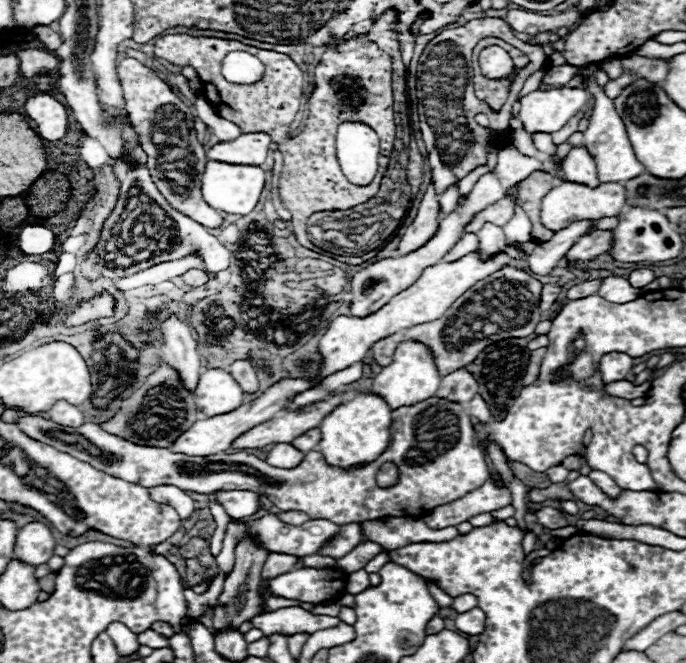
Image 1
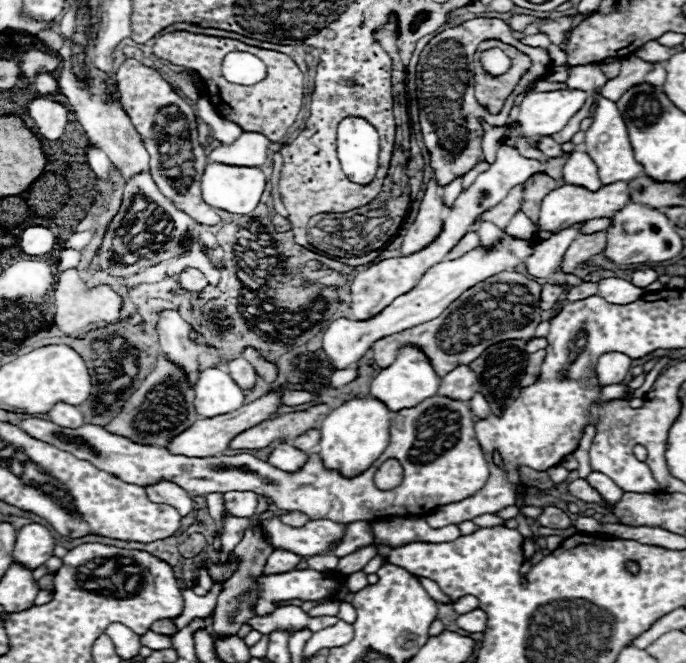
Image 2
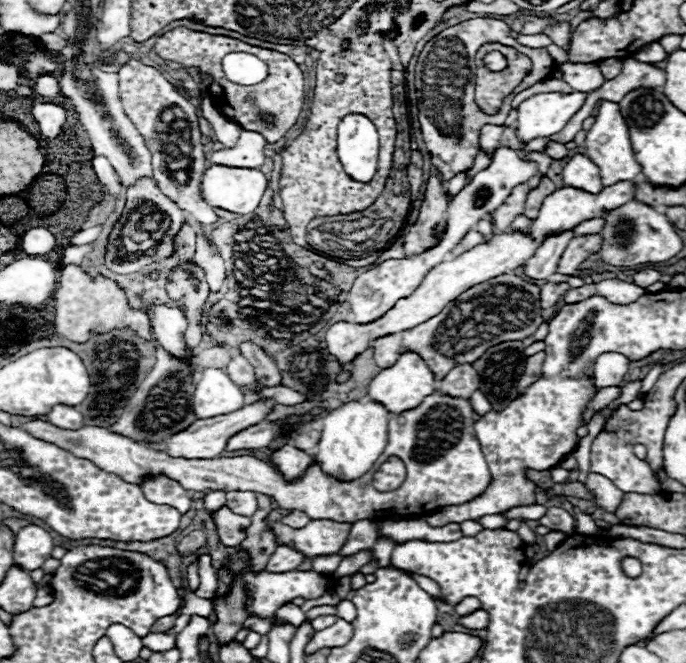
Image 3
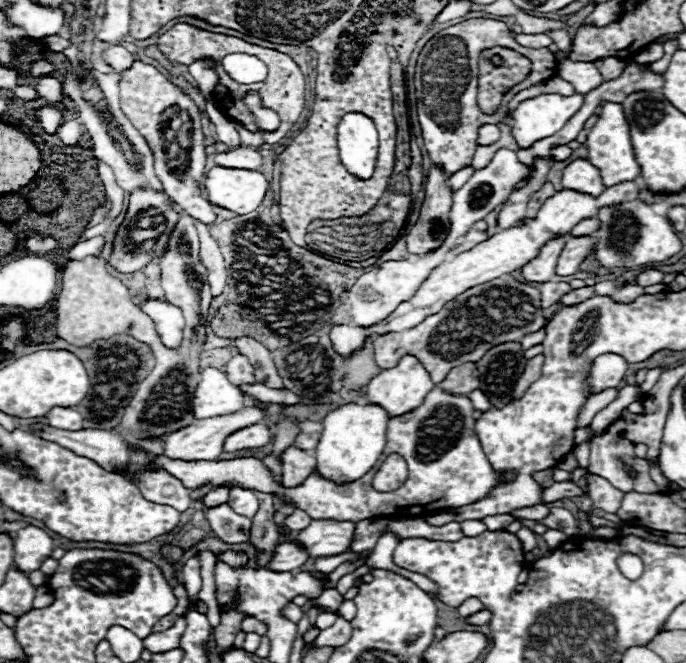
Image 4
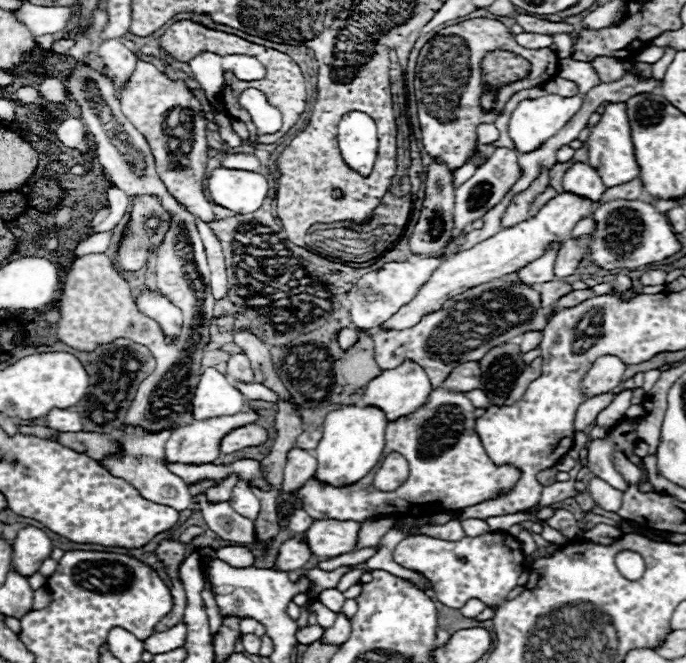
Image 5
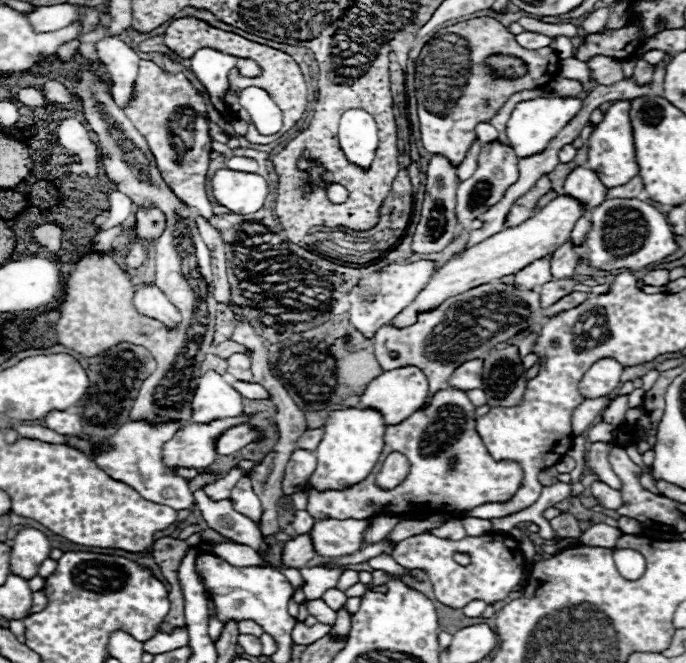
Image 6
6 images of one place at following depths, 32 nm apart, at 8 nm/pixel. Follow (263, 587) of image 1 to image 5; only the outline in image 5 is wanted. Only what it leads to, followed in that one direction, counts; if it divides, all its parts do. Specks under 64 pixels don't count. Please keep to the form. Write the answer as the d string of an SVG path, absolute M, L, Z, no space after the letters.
M294 538L294 540L286 540L280 548L278 548L278 558L274 562L276 570L300 570L308 560L312 558L312 552L308 550L306 542L302 538Z

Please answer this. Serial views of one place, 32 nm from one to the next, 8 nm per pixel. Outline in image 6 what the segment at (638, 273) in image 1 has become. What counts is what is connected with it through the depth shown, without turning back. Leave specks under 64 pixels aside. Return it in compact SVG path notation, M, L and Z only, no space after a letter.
M650 270L644 274L642 282L650 284L650 286L666 286L668 284L668 270Z

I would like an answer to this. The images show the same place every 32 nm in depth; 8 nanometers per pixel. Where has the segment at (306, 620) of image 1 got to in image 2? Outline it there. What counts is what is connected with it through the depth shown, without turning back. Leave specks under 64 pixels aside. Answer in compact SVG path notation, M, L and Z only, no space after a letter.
M282 606L268 616L254 616L248 620L248 624L262 634L270 634L274 630L298 632L304 628L318 632L334 626L336 622L338 622L336 616L308 616L308 612L304 612L300 606Z

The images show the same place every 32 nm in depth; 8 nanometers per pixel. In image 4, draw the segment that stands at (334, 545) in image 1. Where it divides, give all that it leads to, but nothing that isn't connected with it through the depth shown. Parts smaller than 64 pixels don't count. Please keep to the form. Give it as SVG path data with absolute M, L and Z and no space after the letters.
M378 518L378 520L364 520L358 522L354 528L354 538L348 548L348 552L362 552L362 550L372 550L376 540L382 536L384 526L388 524L388 518Z

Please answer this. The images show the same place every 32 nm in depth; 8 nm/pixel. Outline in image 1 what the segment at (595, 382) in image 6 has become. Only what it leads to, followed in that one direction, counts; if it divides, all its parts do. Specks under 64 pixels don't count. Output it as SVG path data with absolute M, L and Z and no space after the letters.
M624 352L604 354L602 360L600 360L600 372L602 372L604 384L624 380L630 374L632 366L634 366L634 358L624 354Z

